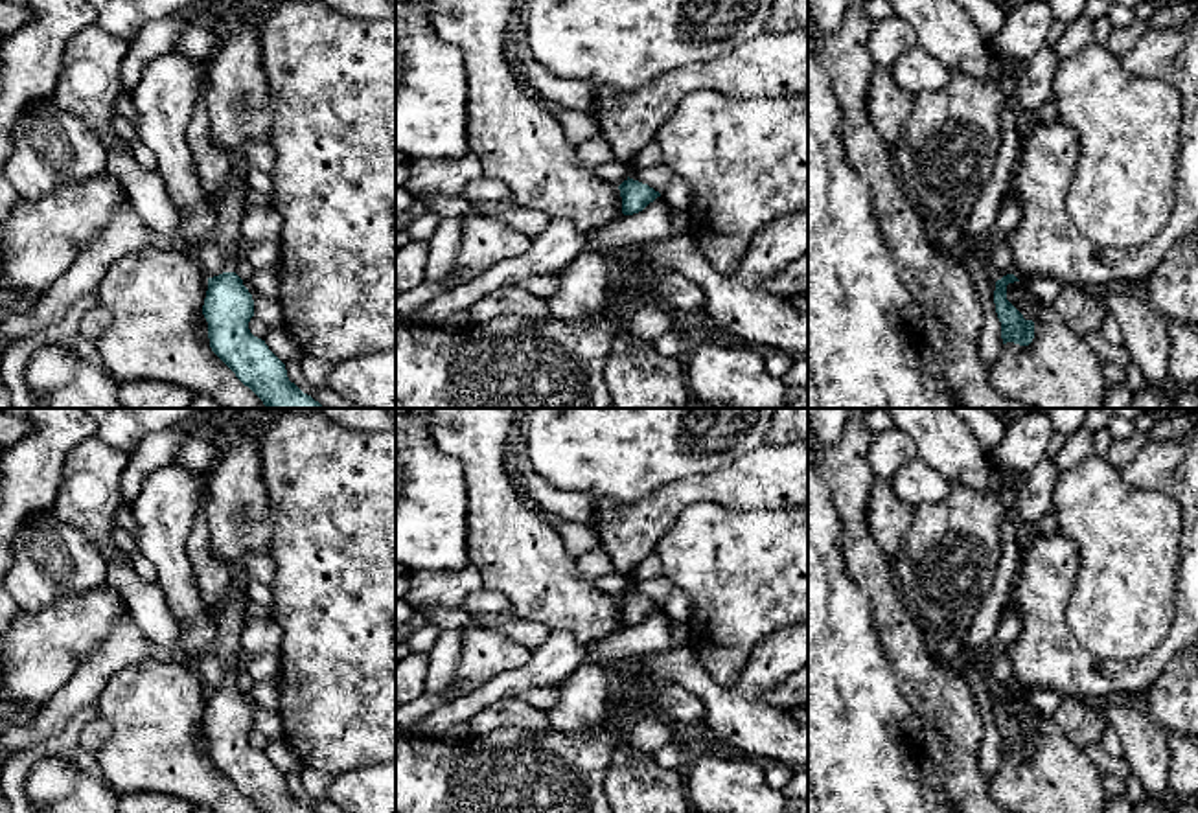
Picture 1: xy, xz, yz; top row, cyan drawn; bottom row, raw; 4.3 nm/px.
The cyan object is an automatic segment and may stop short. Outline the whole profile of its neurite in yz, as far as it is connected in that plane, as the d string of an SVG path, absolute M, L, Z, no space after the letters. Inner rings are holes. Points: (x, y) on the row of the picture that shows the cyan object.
M1198 11L1189 26L1154 24L1121 57L1124 74L1159 79L1181 96L1176 202L1167 226L1135 248L1100 246L1084 237L1066 206L1077 160L1077 132L1062 120L1040 125L1023 142L1010 189L1021 219L1005 241L1012 252L1010 272L996 281L994 303L1003 344L1029 346L1034 322L1007 300L1007 285L1036 274L1088 291L1115 281L1141 289L1163 261L1169 246L1198 226Z

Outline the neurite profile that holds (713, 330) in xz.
M703 311L703 331L705 331L707 338L723 340L723 342L729 342L729 344L745 344L743 340L740 340L738 337L734 337L729 329L721 327L705 311Z

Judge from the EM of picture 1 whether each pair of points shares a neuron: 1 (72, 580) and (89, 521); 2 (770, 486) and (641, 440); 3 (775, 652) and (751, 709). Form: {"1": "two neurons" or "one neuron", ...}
{"1": "two neurons", "2": "two neurons", "3": "one neuron"}

